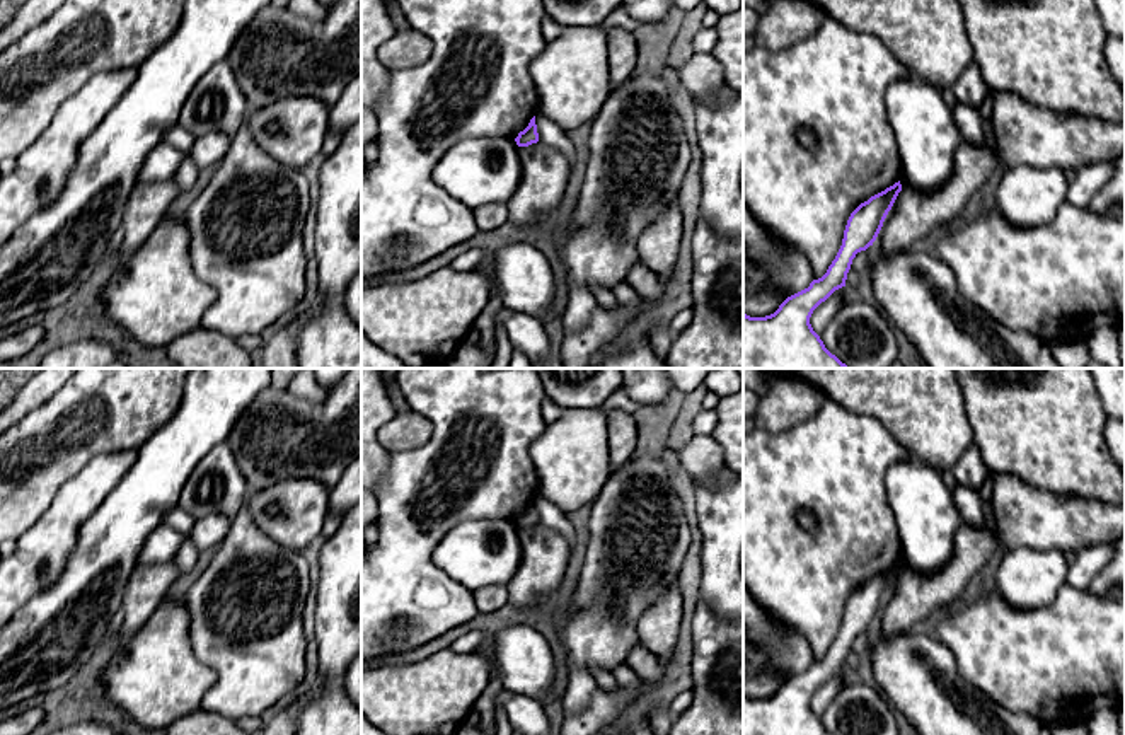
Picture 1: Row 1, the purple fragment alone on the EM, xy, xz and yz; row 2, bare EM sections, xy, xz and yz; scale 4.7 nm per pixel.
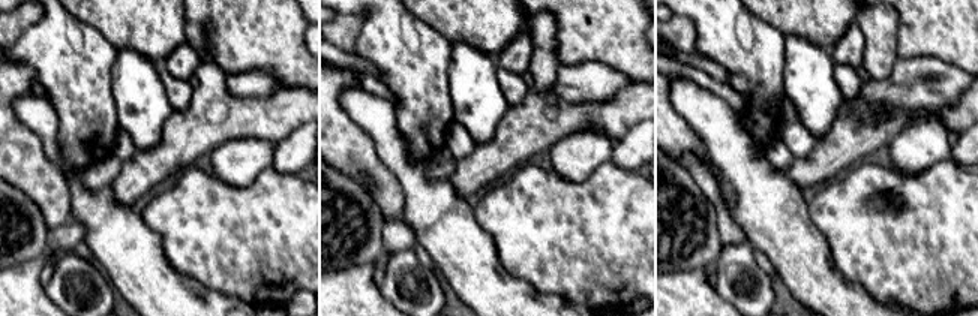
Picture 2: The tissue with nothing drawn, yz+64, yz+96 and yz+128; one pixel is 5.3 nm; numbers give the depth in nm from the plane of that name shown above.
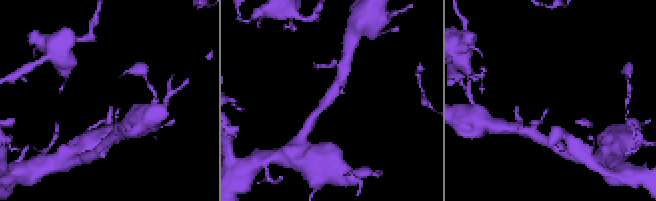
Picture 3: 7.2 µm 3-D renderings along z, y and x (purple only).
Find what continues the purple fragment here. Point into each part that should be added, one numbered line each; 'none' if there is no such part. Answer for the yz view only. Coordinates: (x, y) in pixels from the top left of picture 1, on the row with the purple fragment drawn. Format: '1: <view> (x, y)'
none

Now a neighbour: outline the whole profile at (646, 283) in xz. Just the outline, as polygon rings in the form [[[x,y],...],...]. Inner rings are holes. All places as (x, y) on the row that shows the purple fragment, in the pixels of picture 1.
[[[638,261],[631,268],[627,283],[636,290],[638,297],[648,302],[649,307],[656,307],[665,300],[666,286],[643,261]]]

